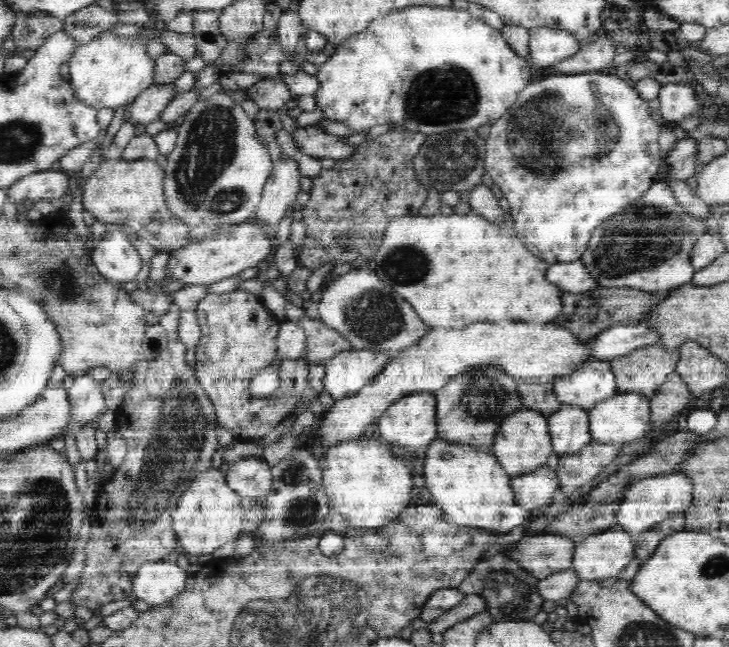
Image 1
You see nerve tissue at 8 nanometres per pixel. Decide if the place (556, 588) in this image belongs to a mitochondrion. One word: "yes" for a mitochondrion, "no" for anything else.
no

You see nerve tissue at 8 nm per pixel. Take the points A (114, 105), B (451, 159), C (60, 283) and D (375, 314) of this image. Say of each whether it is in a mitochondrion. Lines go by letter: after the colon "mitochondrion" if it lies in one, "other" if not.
A: other
B: mitochondrion
C: mitochondrion
D: mitochondrion

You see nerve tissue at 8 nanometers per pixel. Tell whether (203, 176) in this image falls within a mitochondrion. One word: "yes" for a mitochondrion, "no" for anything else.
yes

